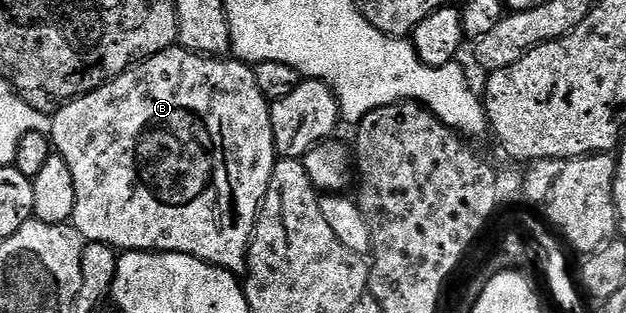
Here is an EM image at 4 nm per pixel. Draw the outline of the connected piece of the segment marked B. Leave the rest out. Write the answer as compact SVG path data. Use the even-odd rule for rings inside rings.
M176 46L161 50L161 54L153 54L145 60L139 61L133 68L127 69L117 78L113 78L107 84L102 84L97 90L89 94L79 96L76 100L71 100L68 104L63 104L51 116L51 131L49 133L54 151L63 159L65 166L69 166L69 174L73 174L73 214L70 223L83 235L84 241L92 244L107 244L110 248L124 252L176 252L177 254L189 254L198 260L204 260L206 264L215 264L218 268L225 269L226 272L242 273L247 266L247 251L251 245L251 236L255 233L255 223L259 221L259 207L263 204L263 199L267 193L267 187L271 181L271 175L275 169L275 143L273 142L273 122L271 121L271 105L261 94L261 86L257 86L255 69L252 65L243 63L242 60L234 58L216 58L214 56L200 56L197 52L190 52L188 48Z

